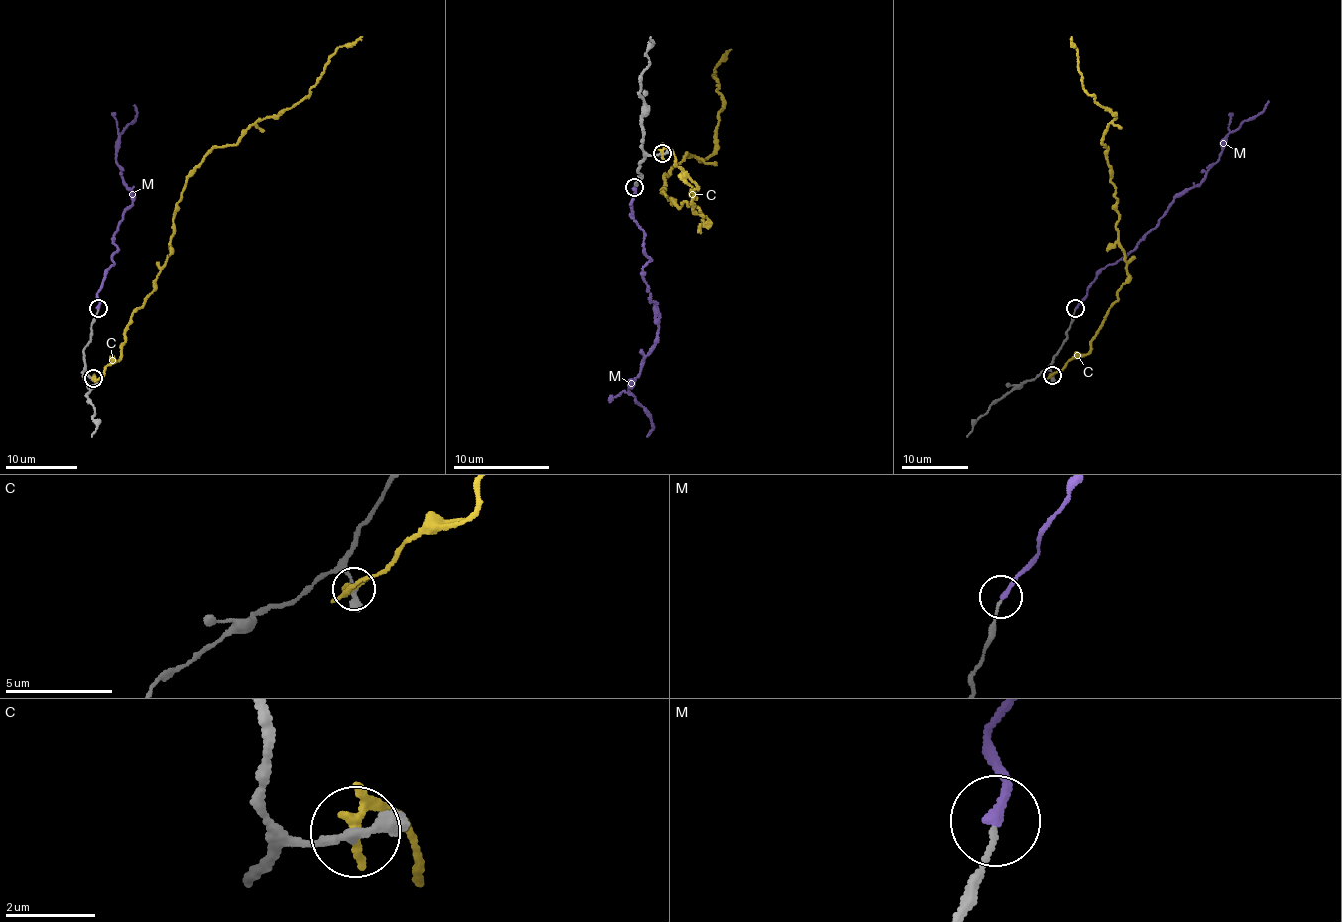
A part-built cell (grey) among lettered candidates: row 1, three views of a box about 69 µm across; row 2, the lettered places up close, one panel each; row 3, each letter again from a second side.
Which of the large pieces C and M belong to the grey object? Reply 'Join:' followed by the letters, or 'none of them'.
Join: M

